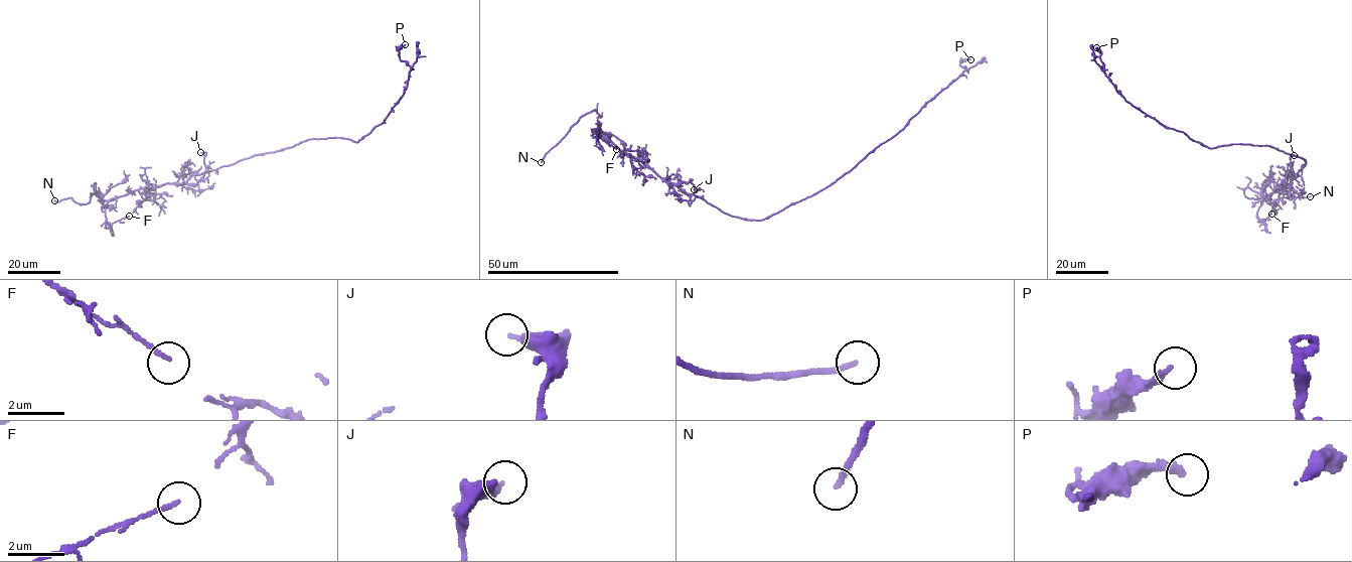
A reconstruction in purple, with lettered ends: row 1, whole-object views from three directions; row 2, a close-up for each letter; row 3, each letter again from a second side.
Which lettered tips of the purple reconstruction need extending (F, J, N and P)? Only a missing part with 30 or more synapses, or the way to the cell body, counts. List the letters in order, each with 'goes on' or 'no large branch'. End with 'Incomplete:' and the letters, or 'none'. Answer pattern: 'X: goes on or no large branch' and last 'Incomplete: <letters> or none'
F: no large branch
J: no large branch
N: goes on
P: no large branch
Incomplete: N

